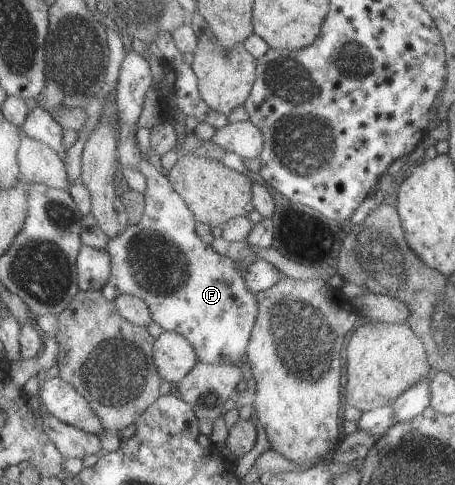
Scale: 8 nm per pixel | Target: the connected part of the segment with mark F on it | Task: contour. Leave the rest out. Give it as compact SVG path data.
M136 50L126 53L127 58L121 67L121 76L117 86L117 104L119 115L119 161L120 167L135 168L146 179L147 199L142 221L130 224L124 233L111 238L109 248L113 259L113 274L108 285L103 289L104 295L111 300L122 294L130 294L143 299L151 309L153 321L166 332L176 332L186 336L196 348L200 361L205 364L227 363L242 365L249 362L249 345L255 323L259 314L259 303L256 294L249 290L245 277L234 267L235 261L223 256L212 244L202 241L198 228L200 222L190 209L189 203L175 190L171 179L158 167L154 167L142 149L138 147L139 121L145 108L145 101L152 84L152 67Z

